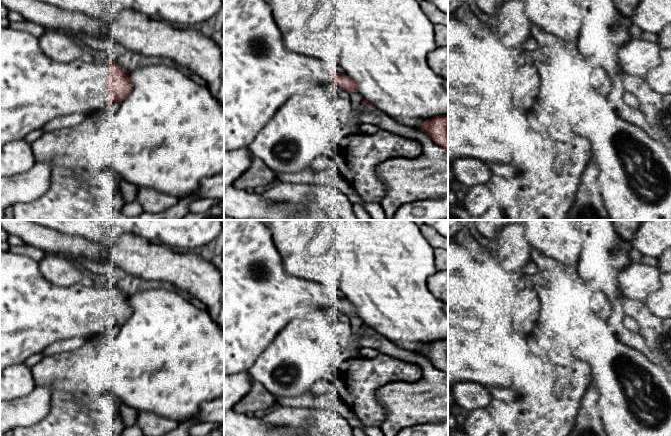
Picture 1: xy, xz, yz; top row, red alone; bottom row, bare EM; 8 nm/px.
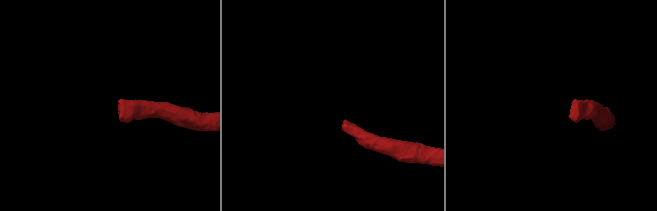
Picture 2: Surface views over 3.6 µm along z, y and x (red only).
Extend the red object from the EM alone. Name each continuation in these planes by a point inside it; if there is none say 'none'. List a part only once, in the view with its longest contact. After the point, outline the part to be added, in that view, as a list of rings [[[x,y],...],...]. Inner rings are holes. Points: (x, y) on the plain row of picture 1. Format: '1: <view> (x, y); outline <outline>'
1: xy (34, 313); outline [[[0,250],[0,373],[55,342],[102,333],[108,327],[105,301],[103,286],[53,285],[41,274],[39,262]]]

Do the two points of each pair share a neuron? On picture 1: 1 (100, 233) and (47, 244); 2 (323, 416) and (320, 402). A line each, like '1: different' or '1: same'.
1: different
2: different

